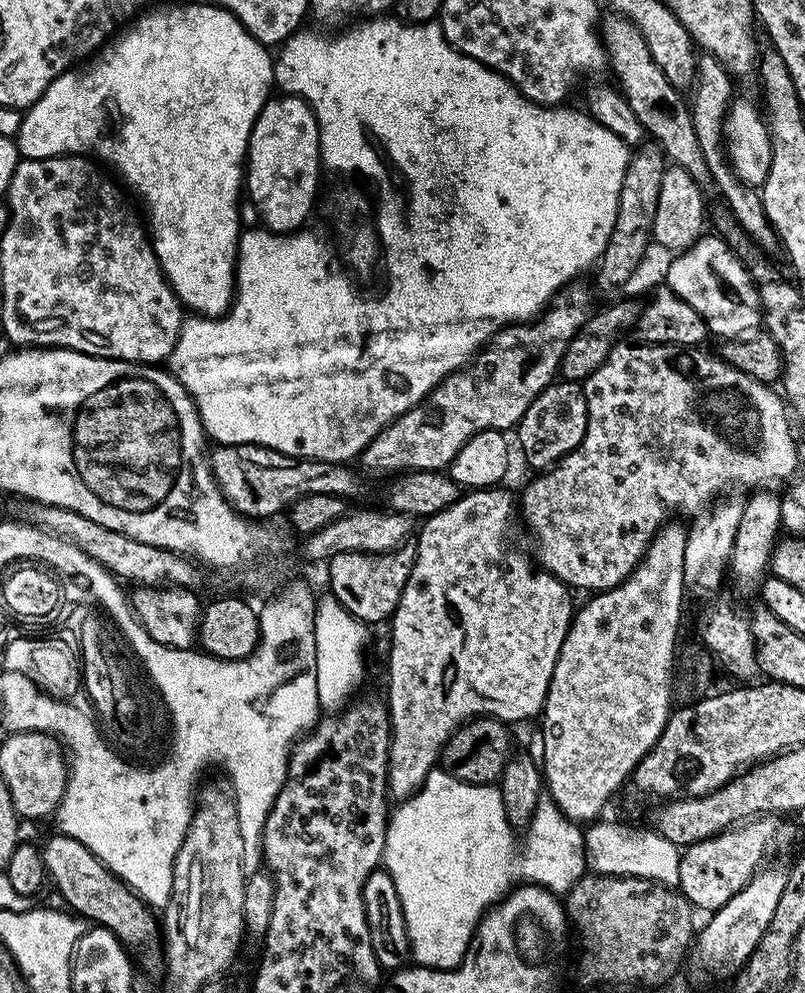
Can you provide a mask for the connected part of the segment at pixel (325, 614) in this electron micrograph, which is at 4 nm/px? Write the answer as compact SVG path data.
M331 594L314 604L314 646L318 662L318 702L325 713L339 711L364 680L364 647L368 644L369 625L354 619Z

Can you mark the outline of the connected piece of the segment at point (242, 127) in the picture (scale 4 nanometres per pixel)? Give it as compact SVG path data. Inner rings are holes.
M215 2L192 4L189 8L181 10L180 16L184 19L184 25L181 26L180 32L184 35L184 44L168 44L168 12L164 8L150 8L137 15L130 26L125 27L119 35L109 39L95 53L94 59L88 62L93 64L85 63L81 72L63 72L23 113L14 143L17 153L26 160L50 160L69 154L91 154L93 157L101 156L106 163L113 164L117 174L144 199L144 204L148 207L146 224L150 229L152 248L156 251L164 276L170 282L181 305L201 316L223 316L231 305L236 286L236 243L239 242L242 231L240 208L236 203L239 202L240 196L242 200L242 185L246 180L248 139L258 114L274 92L274 56L265 45L260 44L244 29L237 16L219 8Z

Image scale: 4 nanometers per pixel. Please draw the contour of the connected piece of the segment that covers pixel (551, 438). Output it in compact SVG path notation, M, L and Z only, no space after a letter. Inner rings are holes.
M556 380L530 404L516 427L516 434L527 462L540 472L558 464L581 444L588 422L583 385L579 381Z

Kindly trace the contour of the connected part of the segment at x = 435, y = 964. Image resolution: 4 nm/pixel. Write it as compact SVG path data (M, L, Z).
M433 770L428 773L424 784L408 800L399 805L400 808L391 813L388 821L388 833L386 834L386 843L384 843L383 867L387 869L394 886L400 895L402 910L404 911L404 921L408 923L408 934L410 937L410 956L419 967L430 968L433 970L447 970L455 968L464 956L468 953L468 945L472 942L472 933L476 931L476 925L480 922L480 917L488 911L493 902L499 901L513 887L515 876L524 875L525 881L539 884L541 888L547 888L550 892L557 894L568 893L577 882L586 875L586 869L589 867L588 858L584 855L584 832L581 825L575 820L568 819L560 811L558 805L551 798L541 799L539 806L534 810L532 821L527 826L524 836L524 849L516 852L516 840L512 823L506 818L506 810L502 802L502 794L499 787L491 784L467 784L458 778L454 778L450 773L443 770Z

